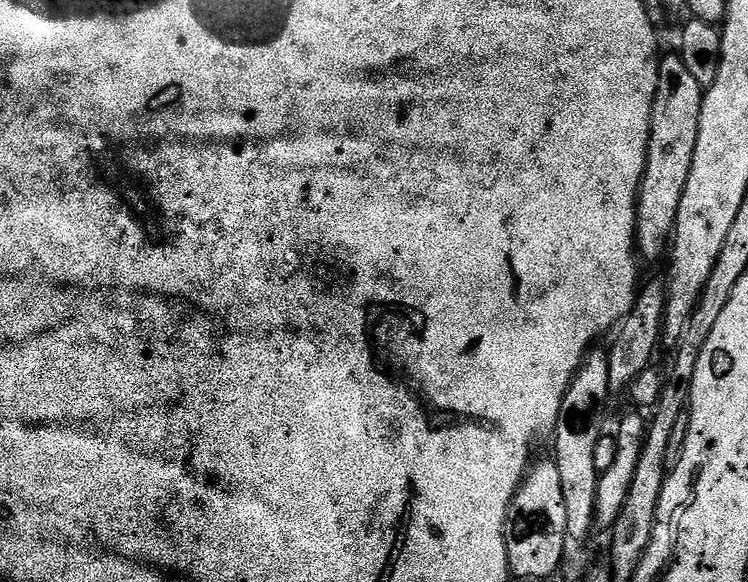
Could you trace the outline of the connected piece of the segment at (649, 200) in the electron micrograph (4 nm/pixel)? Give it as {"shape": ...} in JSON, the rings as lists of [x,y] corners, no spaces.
{"shape":[[[665,55],[661,59],[656,102],[652,111],[652,138],[648,141],[648,162],[644,167],[636,206],[636,247],[645,261],[660,260],[663,256],[665,259],[669,251],[676,231],[678,202],[682,202],[682,190],[686,190],[686,182],[690,178],[690,166],[694,166],[705,91],[694,74],[690,74],[680,55]]]}

